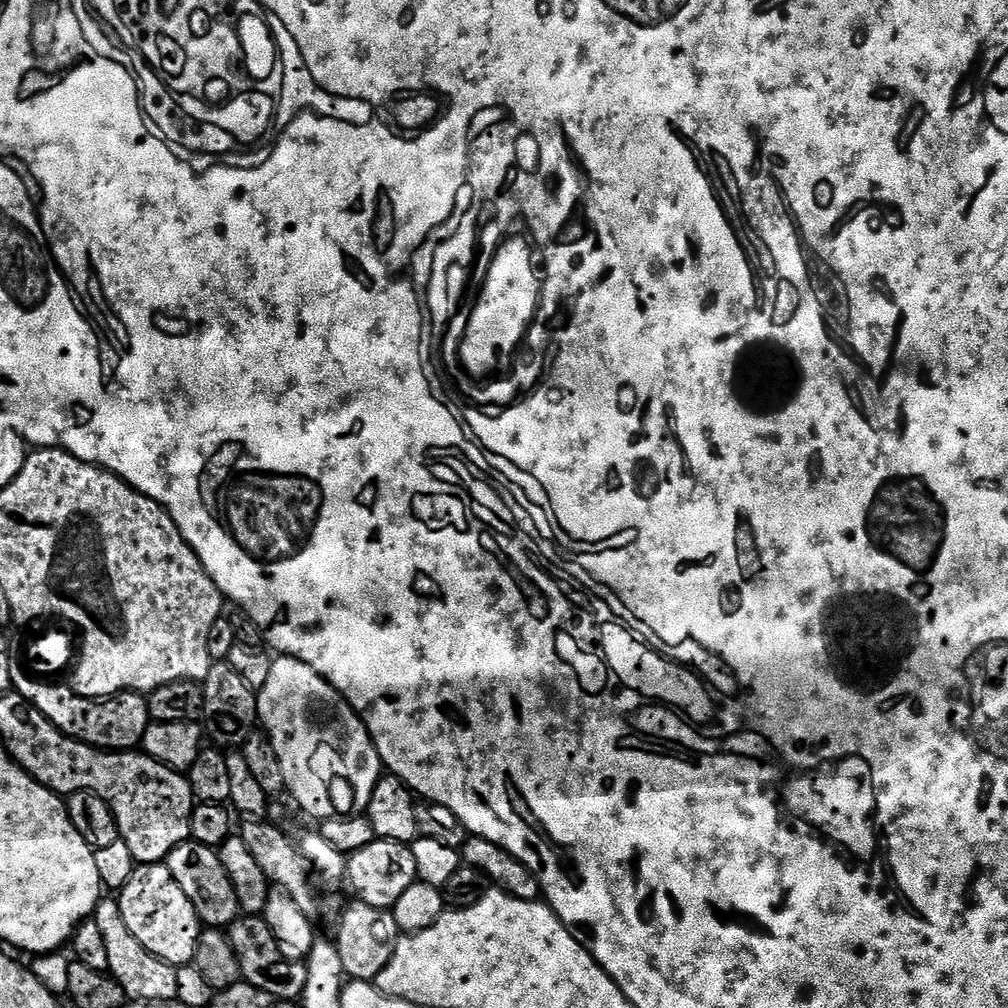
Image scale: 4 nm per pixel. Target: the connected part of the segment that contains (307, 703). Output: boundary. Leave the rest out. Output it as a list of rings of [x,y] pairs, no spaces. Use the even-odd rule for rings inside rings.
[[[280,654],[273,659],[266,686],[258,690],[256,705],[259,723],[268,733],[274,754],[280,759],[287,795],[296,799],[297,806],[306,815],[319,822],[331,816],[360,814],[367,809],[370,794],[374,794],[374,786],[382,775],[380,755],[366,730],[364,719],[347,704],[336,687],[306,666],[306,662]]]

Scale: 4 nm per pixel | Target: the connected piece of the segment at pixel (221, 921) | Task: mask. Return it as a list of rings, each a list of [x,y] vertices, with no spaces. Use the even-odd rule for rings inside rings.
[[[190,838],[174,846],[174,850],[170,850],[166,863],[170,874],[174,874],[174,882],[178,882],[186,898],[194,902],[194,910],[198,914],[201,925],[224,930],[241,915],[234,886],[230,886],[230,874],[226,874],[226,869],[222,867],[217,849],[202,846],[202,842]]]

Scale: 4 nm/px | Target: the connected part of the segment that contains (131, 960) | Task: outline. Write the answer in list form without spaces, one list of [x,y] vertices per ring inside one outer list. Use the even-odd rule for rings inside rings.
[[[102,898],[96,907],[94,918],[98,922],[98,930],[102,930],[102,938],[106,941],[106,951],[108,953],[108,972],[122,986],[125,997],[129,1001],[145,1000],[148,1004],[164,1004],[175,1001],[178,994],[176,985],[176,968],[173,965],[162,962],[130,930],[126,930],[126,922],[122,922],[122,910],[119,899]]]

